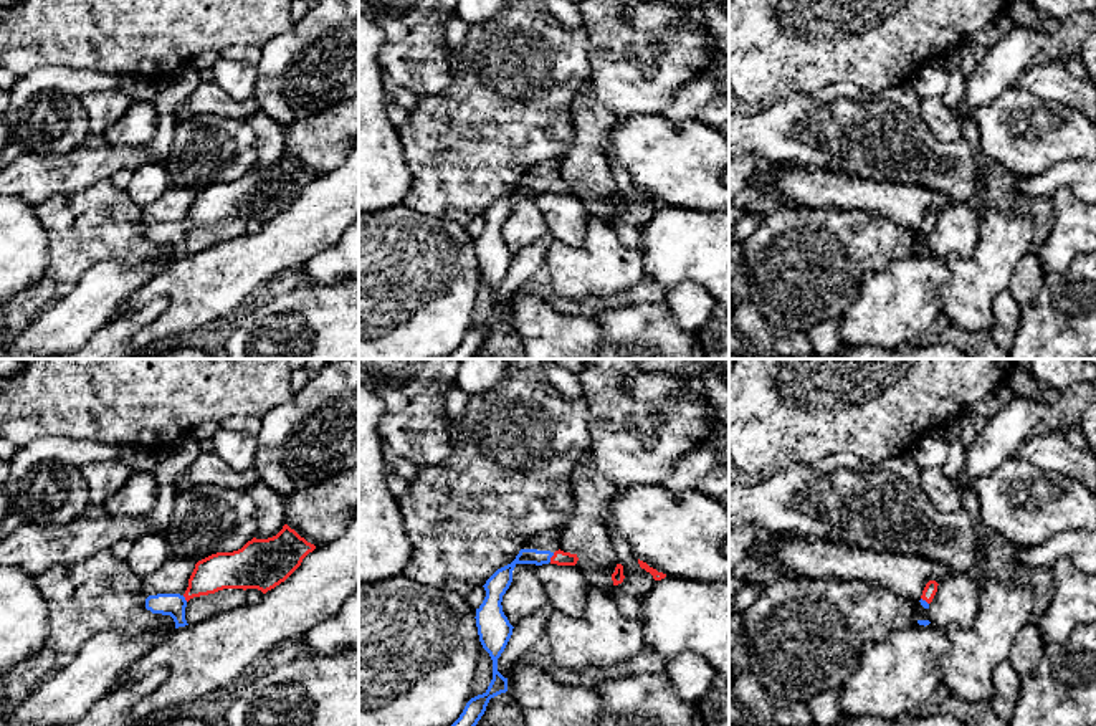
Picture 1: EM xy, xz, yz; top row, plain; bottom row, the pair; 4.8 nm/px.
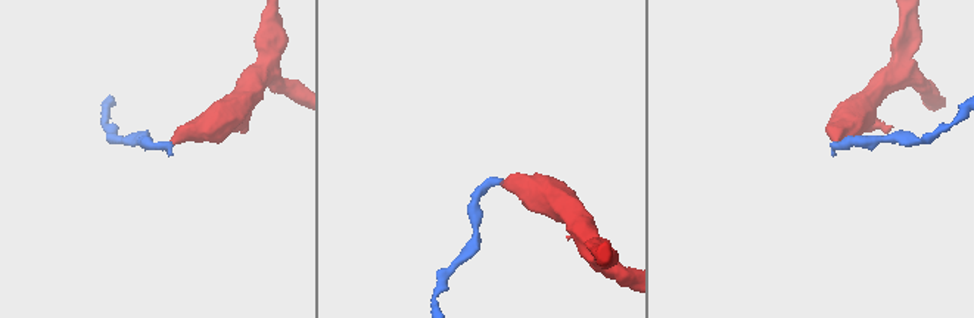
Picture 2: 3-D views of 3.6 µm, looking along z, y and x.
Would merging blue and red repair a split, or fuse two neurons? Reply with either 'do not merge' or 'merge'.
merge

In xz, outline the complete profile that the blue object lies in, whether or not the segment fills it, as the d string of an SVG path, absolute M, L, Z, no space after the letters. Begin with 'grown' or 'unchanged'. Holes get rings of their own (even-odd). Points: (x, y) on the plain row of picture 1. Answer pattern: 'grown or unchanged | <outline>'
grown | M521 179L516 189L498 198L483 215L486 227L483 233L476 238L476 256L483 278L489 283L493 289L493 309L483 324L471 327L460 347L446 359L474 359L478 351L486 341L491 327L507 321L507 308L498 301L498 288L504 281L511 265L512 255L503 241L503 225L512 212L512 200L517 193L557 193L557 195L575 195L579 190L577 184L564 180L537 180L537 179Z

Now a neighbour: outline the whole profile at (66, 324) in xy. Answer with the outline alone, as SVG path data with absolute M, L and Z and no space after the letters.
M169 245L167 256L139 266L126 268L114 260L96 263L68 296L38 311L33 321L15 334L5 359L53 359L81 349L172 260L175 251Z

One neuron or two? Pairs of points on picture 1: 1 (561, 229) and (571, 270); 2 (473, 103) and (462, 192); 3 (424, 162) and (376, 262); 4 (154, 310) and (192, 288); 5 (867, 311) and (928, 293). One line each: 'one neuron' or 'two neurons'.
1: two neurons
2: one neuron
3: two neurons
4: two neurons
5: one neuron

